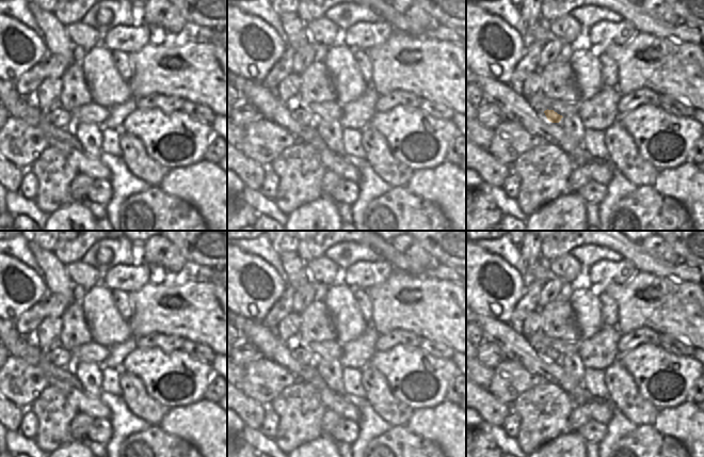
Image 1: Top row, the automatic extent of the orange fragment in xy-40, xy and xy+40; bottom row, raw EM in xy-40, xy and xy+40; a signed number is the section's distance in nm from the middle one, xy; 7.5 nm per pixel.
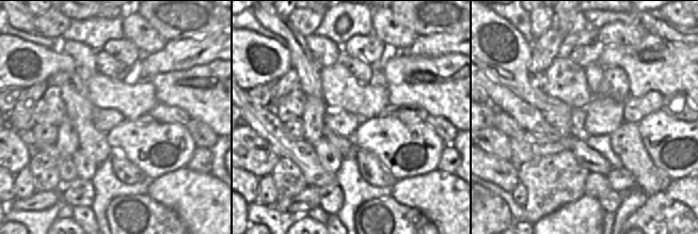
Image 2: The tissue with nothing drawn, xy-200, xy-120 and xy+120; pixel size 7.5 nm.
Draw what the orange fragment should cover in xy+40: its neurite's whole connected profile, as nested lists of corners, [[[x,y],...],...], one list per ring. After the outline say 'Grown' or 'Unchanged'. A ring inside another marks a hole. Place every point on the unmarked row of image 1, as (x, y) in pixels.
[[[534,345],[534,348],[538,352],[538,354],[543,359],[543,360],[549,360],[551,362],[559,362],[561,358],[563,357],[562,354],[558,353],[554,349],[548,349],[543,345]]]. Grown.

